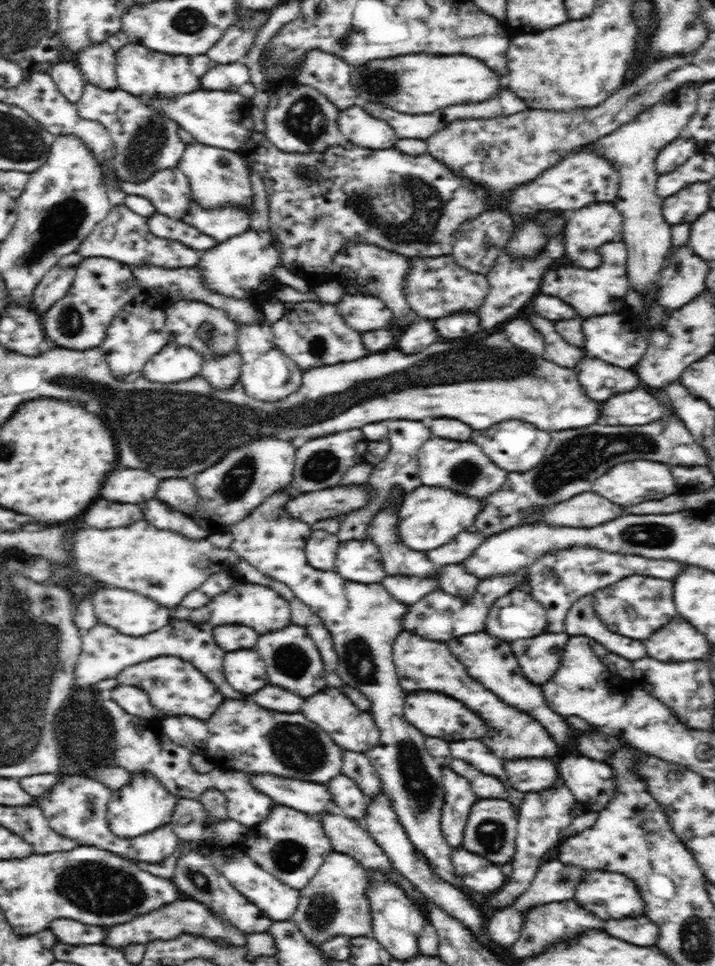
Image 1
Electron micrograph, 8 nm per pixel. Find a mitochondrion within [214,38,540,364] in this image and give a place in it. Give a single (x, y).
(420, 227)

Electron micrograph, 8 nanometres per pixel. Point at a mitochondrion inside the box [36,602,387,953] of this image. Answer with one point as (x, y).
(94, 887)

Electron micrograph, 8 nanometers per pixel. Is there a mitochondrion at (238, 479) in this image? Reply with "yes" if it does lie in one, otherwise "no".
yes

